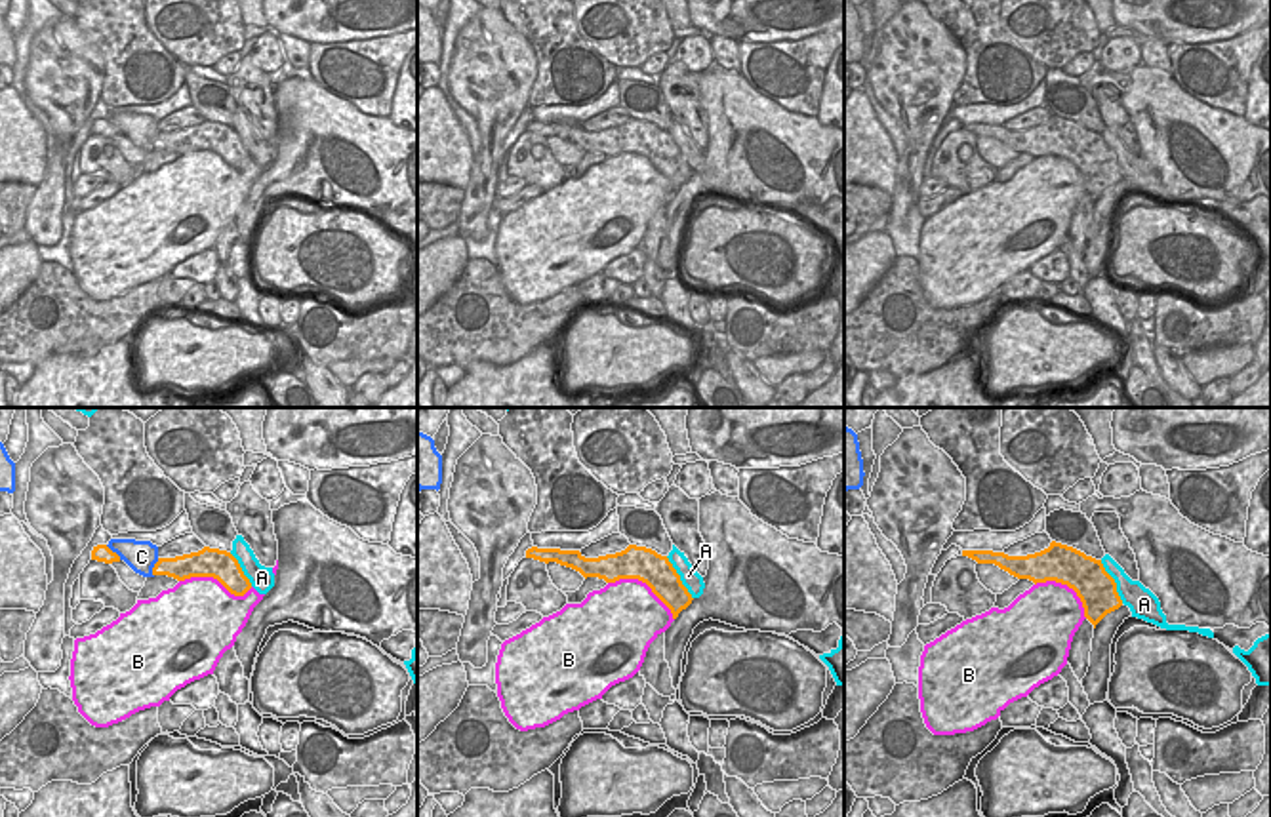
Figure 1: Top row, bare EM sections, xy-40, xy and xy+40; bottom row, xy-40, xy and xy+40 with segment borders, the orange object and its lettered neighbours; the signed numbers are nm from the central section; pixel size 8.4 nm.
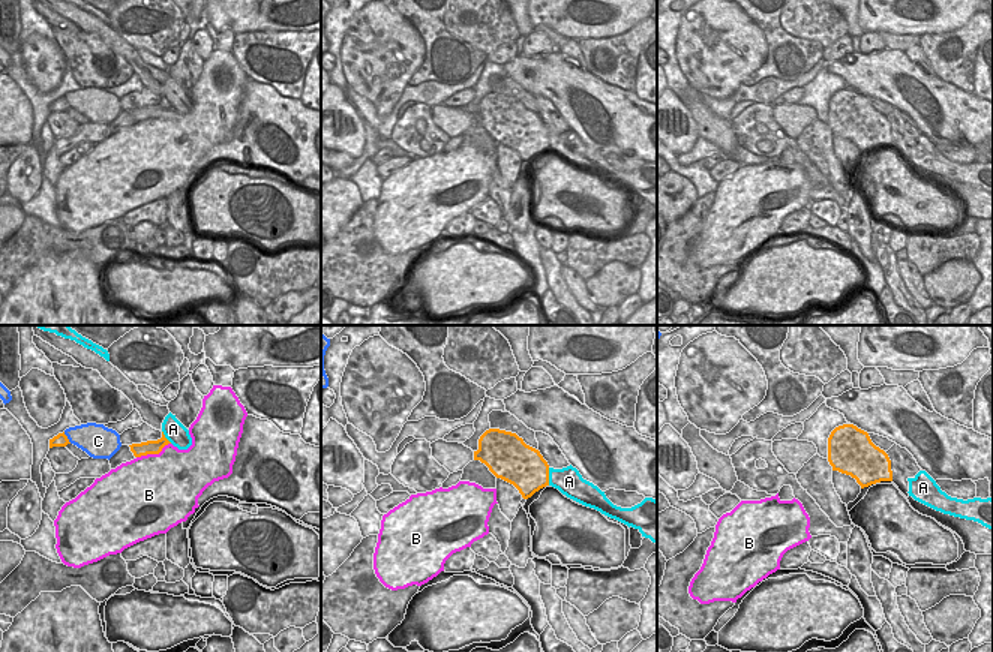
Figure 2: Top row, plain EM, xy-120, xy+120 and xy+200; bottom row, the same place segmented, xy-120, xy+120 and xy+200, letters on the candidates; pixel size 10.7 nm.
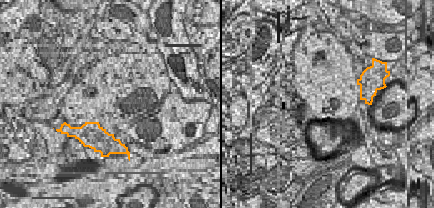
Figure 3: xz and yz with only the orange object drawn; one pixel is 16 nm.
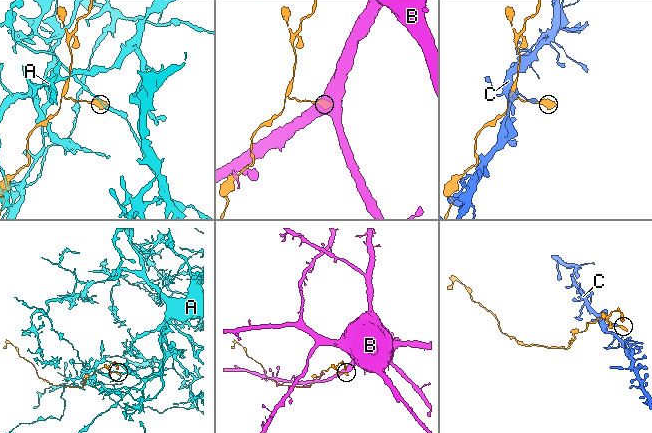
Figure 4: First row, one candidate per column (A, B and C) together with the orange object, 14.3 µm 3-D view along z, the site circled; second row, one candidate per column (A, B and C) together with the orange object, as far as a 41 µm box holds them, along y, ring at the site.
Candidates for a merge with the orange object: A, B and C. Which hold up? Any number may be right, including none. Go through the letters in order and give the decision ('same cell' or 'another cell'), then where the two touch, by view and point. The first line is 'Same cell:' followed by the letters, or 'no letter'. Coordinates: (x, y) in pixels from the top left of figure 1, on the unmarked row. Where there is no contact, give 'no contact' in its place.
Same cell: no letter
A: another cell; meets orange in xy+40 at (1113, 155)
B: another cell; meets orange in xy at (645, 155)
C: another cell; meets orange in xy-40 at (153, 141)

